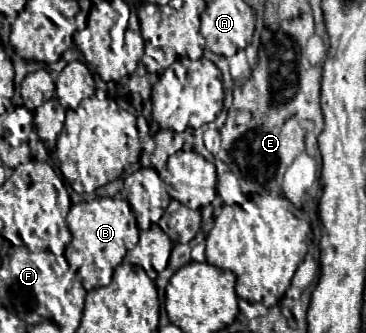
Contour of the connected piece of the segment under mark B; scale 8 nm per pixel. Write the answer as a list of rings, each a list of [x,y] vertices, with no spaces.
[[[108,196],[96,198],[92,202],[80,202],[70,208],[66,222],[72,234],[72,240],[65,251],[70,269],[80,276],[82,284],[86,284],[86,290],[110,284],[112,272],[122,262],[127,248],[134,247],[139,241],[139,228],[129,203]]]

